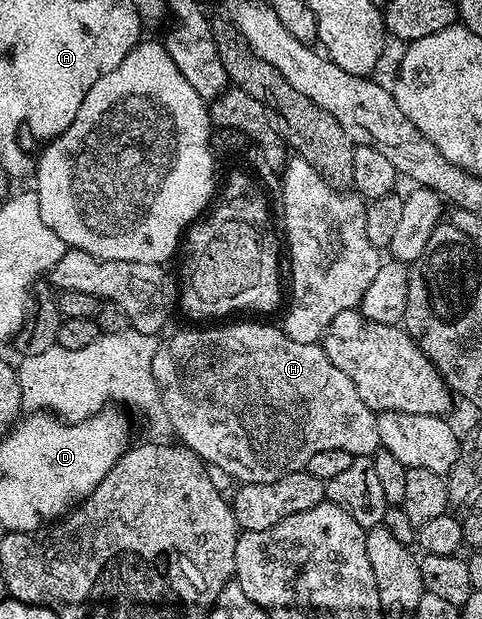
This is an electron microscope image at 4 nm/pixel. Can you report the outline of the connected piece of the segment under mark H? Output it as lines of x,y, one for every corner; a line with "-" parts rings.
227,321
224,327
207,327
204,331
179,331
176,335
171,335
166,340
160,342
157,353
153,357
153,377
155,384
159,390
159,401
161,404
162,414
167,414
167,419
171,422
171,427
175,430
174,438
178,440
182,446
188,447
193,453
197,453
203,459
203,462
208,465
220,467
227,475
232,475
233,478
239,479
240,484
244,483
268,483
269,481
277,481
283,475
288,475
294,471
302,471
306,468
309,457
313,457
317,453
322,453
324,449
345,449
345,453
349,453
352,457
356,455
371,455
372,452
379,447
379,434
377,433
377,415
372,411
369,405
365,405
365,401
361,401
361,393
357,393
357,385
353,385
353,381
349,381
349,377
345,377
345,373
341,373
341,369
337,369
337,365
333,365
333,361
329,361
329,357
324,353
322,346
319,343
302,343
301,341
293,341
285,334
278,326
270,327
267,323
231,323
235,321

